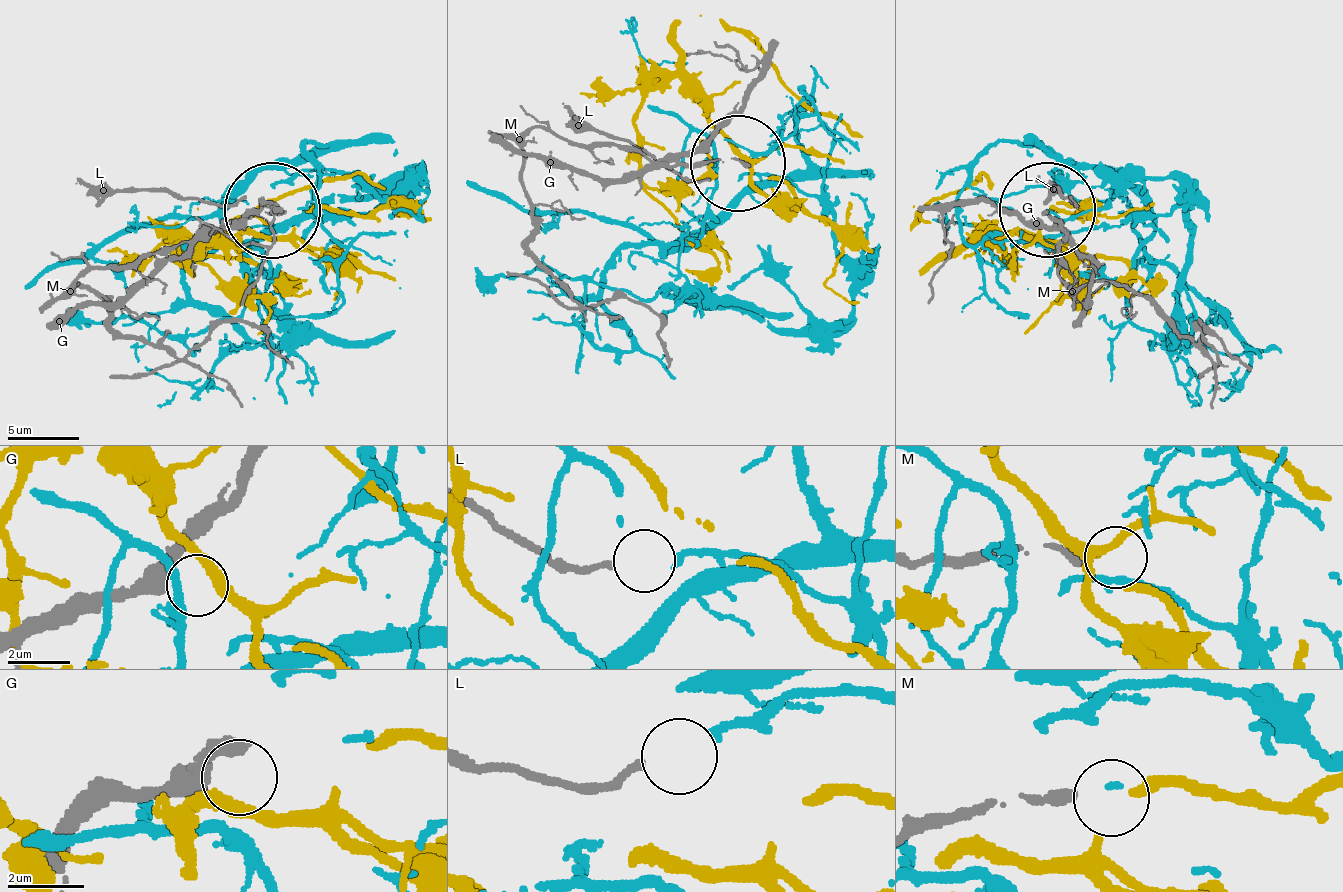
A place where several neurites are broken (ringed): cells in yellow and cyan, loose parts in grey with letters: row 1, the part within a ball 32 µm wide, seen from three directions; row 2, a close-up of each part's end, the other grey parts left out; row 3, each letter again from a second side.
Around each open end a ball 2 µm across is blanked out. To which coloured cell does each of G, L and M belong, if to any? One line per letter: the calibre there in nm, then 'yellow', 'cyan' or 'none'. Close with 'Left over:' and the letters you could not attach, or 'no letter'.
G: calibre 460 nm; none
L: calibre 200 nm; cyan
M: calibre 300 nm; none
Left over: G, M

